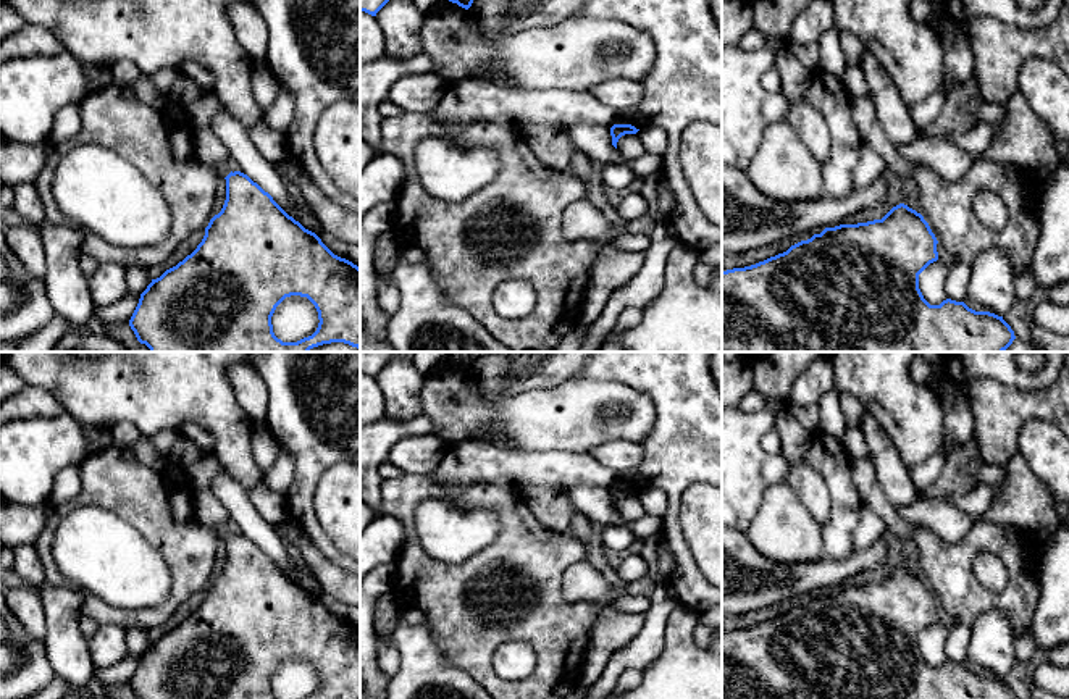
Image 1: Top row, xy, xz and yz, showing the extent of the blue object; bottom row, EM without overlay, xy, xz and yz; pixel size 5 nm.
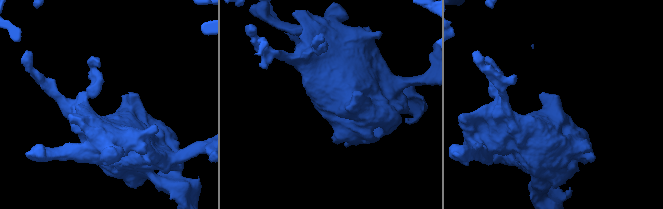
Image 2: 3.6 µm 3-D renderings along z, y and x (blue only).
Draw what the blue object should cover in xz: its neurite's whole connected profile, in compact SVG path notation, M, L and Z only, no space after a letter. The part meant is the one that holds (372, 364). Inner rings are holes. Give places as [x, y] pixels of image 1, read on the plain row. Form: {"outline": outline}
{"outline": "M360 352L360 373L376 378L389 360L391 352Z"}

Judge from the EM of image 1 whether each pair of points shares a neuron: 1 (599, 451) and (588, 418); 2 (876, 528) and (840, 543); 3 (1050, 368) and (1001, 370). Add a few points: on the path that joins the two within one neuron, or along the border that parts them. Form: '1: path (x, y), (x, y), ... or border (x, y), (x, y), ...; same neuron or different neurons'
1: border (637, 444), (627, 439), (607, 439), (585, 451); different neurons
2: border (863, 507), (853, 549); different neurons
3: path (1039, 378), (1013, 376); same neuron

